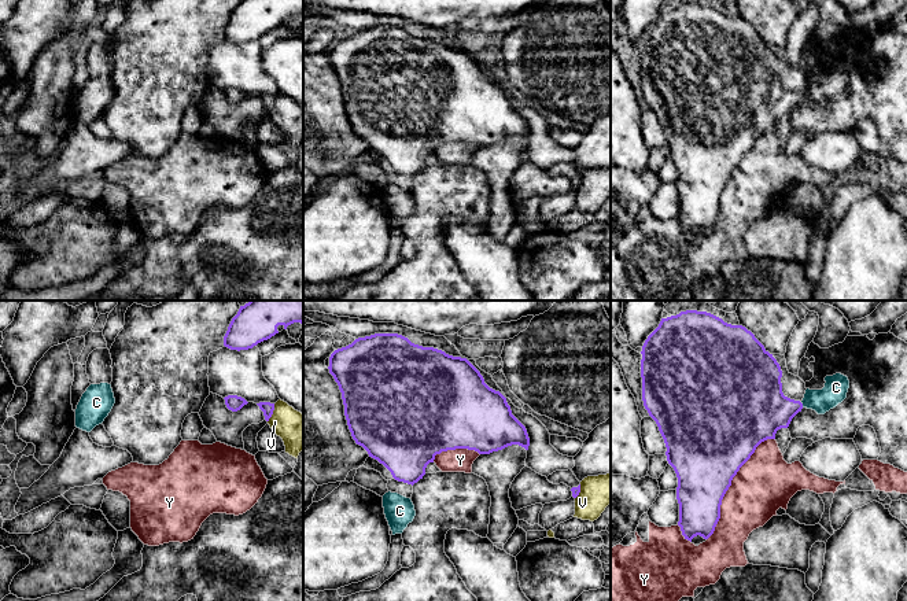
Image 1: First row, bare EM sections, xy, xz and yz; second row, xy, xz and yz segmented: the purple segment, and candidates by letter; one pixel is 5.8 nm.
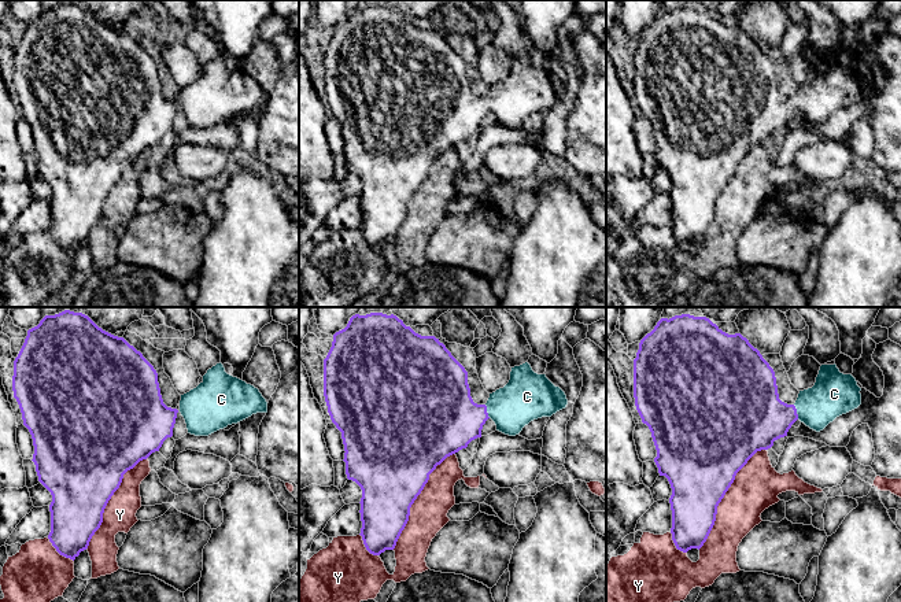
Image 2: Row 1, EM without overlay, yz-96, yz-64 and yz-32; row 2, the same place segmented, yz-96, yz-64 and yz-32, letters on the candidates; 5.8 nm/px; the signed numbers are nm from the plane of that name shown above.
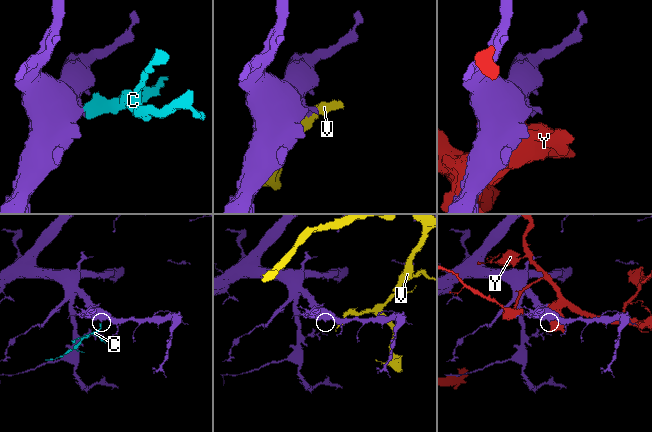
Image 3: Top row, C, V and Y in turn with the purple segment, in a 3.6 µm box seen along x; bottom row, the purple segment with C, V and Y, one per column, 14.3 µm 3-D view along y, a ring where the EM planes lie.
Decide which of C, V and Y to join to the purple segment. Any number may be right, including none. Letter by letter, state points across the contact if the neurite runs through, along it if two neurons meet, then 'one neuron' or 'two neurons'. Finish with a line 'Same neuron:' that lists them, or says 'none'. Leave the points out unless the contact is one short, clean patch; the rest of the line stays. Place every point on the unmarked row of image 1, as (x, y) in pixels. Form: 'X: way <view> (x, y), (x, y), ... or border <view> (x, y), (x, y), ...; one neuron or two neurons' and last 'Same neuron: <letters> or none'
C: way yz (759, 100), (792, 100), (802, 98), (823, 92), (836, 80); one neuron
V: border xy (275, 96), (273, 106), (268, 114); two neurons
Y: two neurons
Same neuron: C

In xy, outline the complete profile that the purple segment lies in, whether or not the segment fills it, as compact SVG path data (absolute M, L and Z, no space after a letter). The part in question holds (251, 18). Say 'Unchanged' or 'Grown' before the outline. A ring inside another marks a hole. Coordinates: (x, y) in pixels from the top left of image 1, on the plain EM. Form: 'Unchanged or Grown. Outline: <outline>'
Unchanged. Outline: M240 0L224 29L224 38L231 43L248 43L279 26L277 19L301 15L303 0Z

